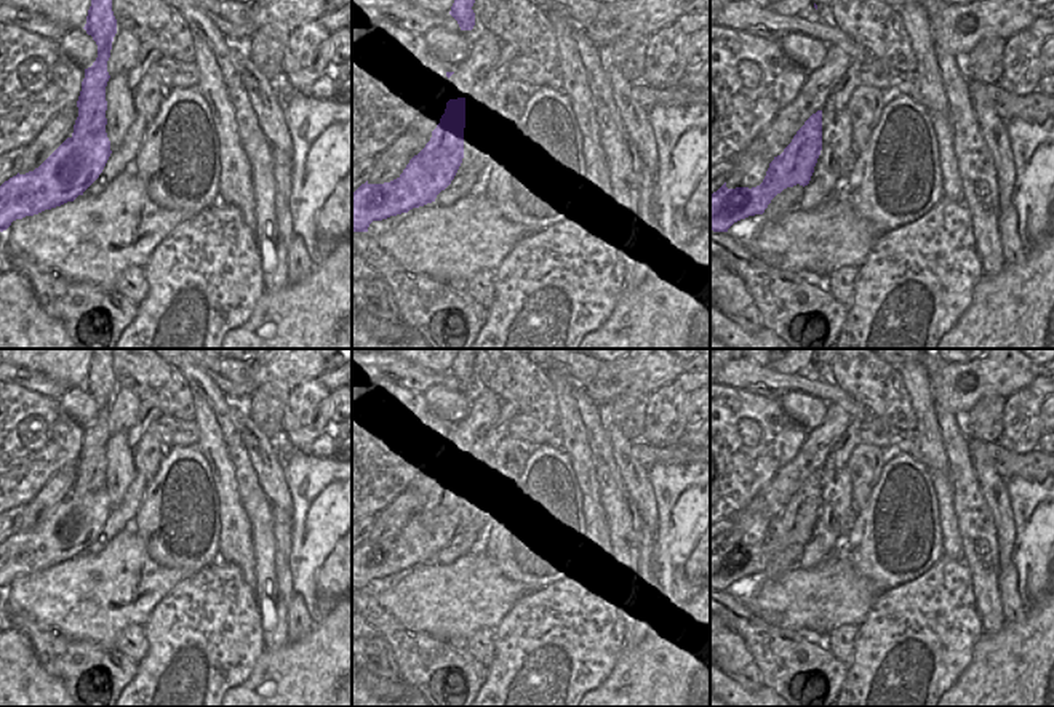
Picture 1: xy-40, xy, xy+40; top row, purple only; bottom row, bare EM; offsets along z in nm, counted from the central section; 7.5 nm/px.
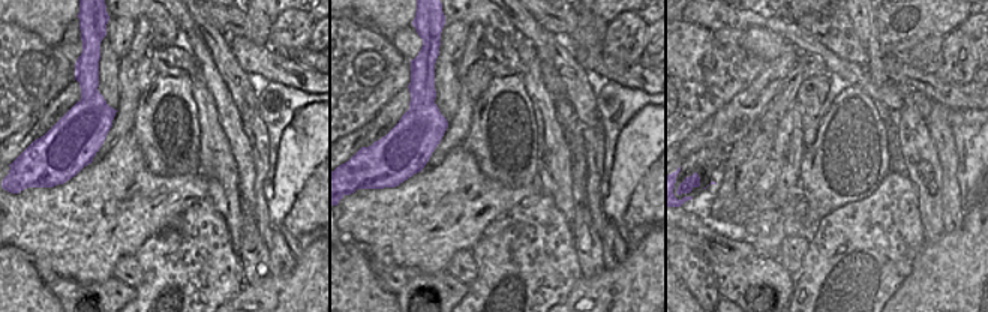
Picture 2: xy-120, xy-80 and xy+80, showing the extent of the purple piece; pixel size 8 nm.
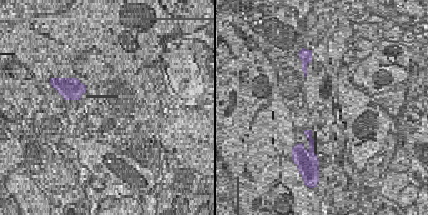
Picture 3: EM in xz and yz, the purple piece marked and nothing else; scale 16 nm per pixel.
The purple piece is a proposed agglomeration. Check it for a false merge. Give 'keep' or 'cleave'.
cleave

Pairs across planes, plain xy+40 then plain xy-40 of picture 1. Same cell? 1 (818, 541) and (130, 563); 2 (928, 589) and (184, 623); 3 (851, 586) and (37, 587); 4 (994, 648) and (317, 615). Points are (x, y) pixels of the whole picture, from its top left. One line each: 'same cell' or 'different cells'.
1: different cells
2: same cell
3: same cell
4: different cells

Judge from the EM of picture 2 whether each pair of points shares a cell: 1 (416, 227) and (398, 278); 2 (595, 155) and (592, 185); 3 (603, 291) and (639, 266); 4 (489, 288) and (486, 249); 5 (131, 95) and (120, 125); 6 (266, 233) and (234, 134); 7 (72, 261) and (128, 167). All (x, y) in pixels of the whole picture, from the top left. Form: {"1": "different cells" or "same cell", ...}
{"1": "different cells", "2": "same cell", "3": "same cell", "4": "same cell", "5": "same cell", "6": "different cells", "7": "same cell"}

